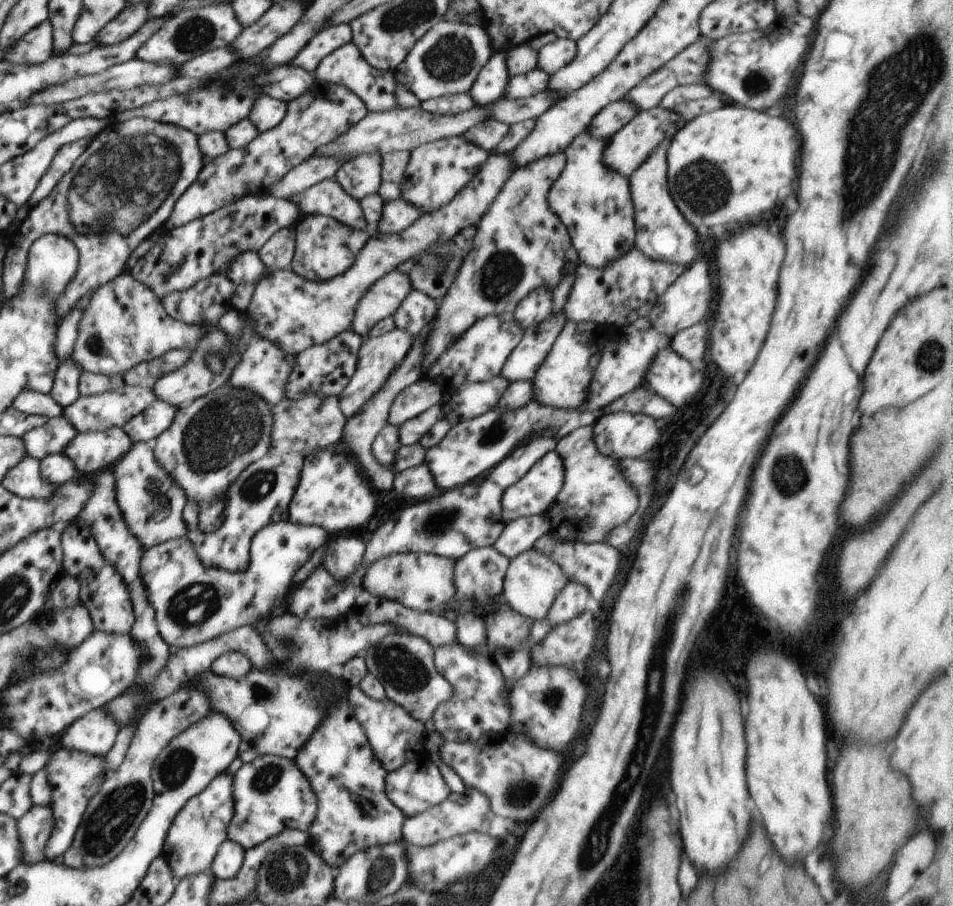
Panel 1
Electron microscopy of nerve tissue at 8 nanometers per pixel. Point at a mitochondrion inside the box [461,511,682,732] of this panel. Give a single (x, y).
(552, 698)

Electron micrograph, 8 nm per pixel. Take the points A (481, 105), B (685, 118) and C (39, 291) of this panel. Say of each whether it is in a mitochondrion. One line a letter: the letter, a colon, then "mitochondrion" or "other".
A: other
B: other
C: mitochondrion

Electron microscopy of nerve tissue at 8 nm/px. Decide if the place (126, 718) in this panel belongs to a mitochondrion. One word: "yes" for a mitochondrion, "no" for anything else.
no

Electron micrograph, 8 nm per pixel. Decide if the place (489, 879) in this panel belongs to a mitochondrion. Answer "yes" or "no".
no

